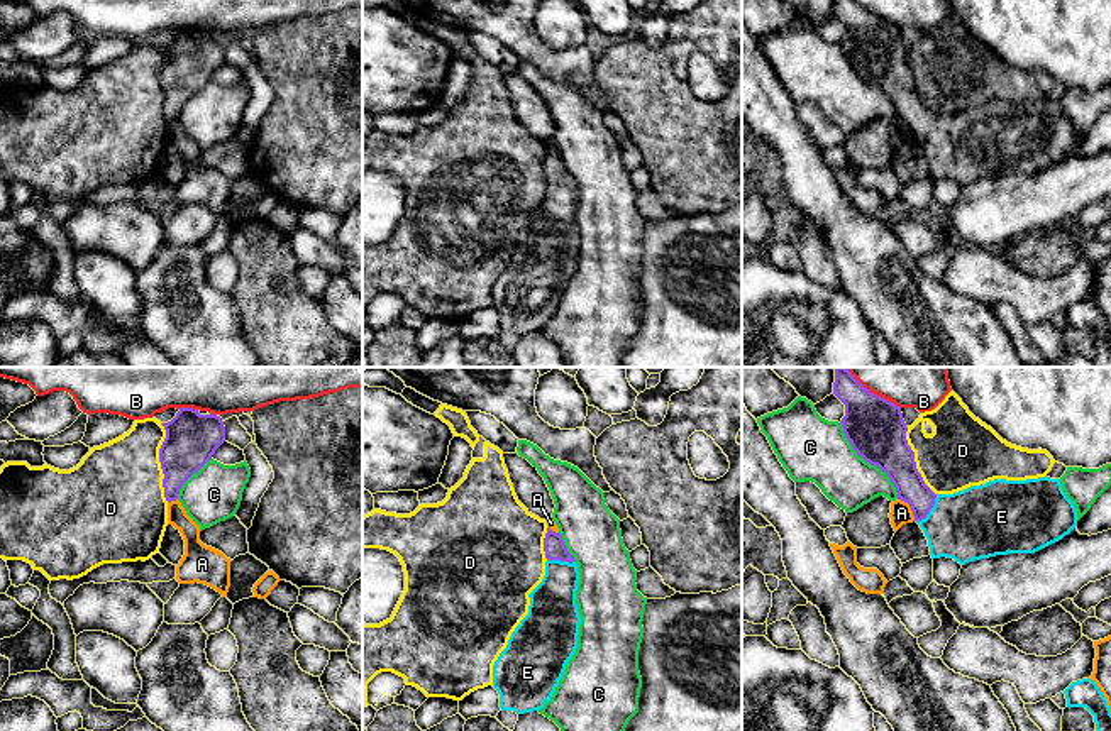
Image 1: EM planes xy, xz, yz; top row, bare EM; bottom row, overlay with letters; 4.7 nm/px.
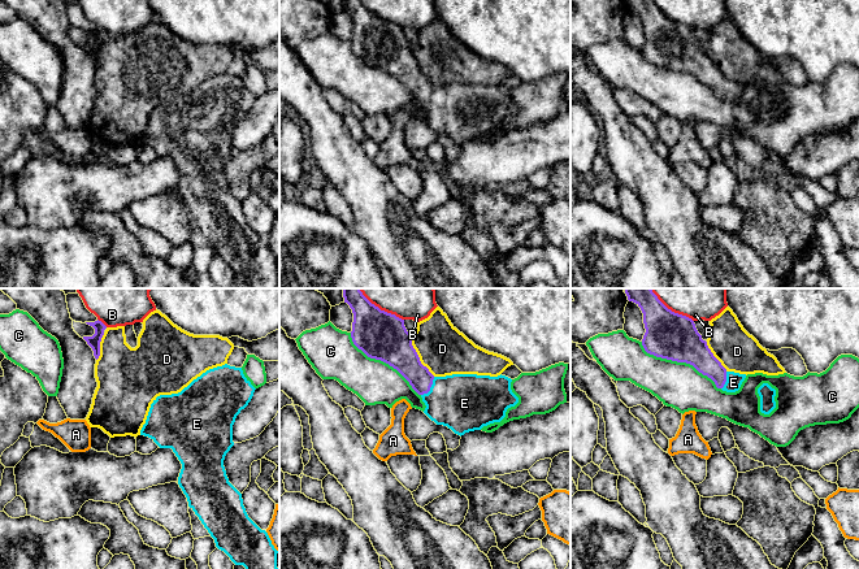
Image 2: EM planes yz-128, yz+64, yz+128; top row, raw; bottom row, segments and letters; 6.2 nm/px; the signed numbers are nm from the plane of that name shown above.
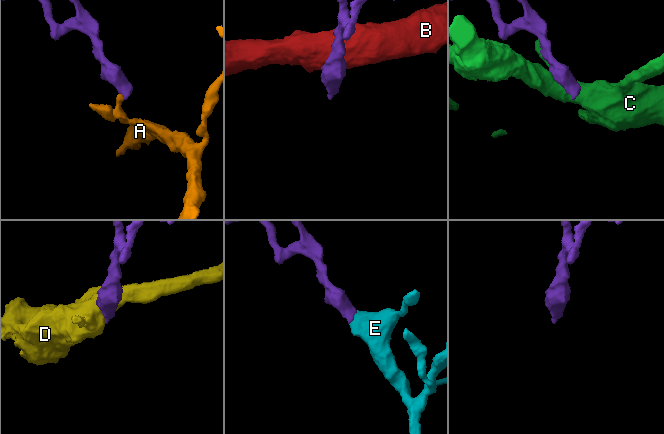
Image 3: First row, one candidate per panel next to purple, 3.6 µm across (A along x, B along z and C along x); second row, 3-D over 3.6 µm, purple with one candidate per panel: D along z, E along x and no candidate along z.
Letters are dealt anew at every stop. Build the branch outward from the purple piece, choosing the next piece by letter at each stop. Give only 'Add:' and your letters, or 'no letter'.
Add: E

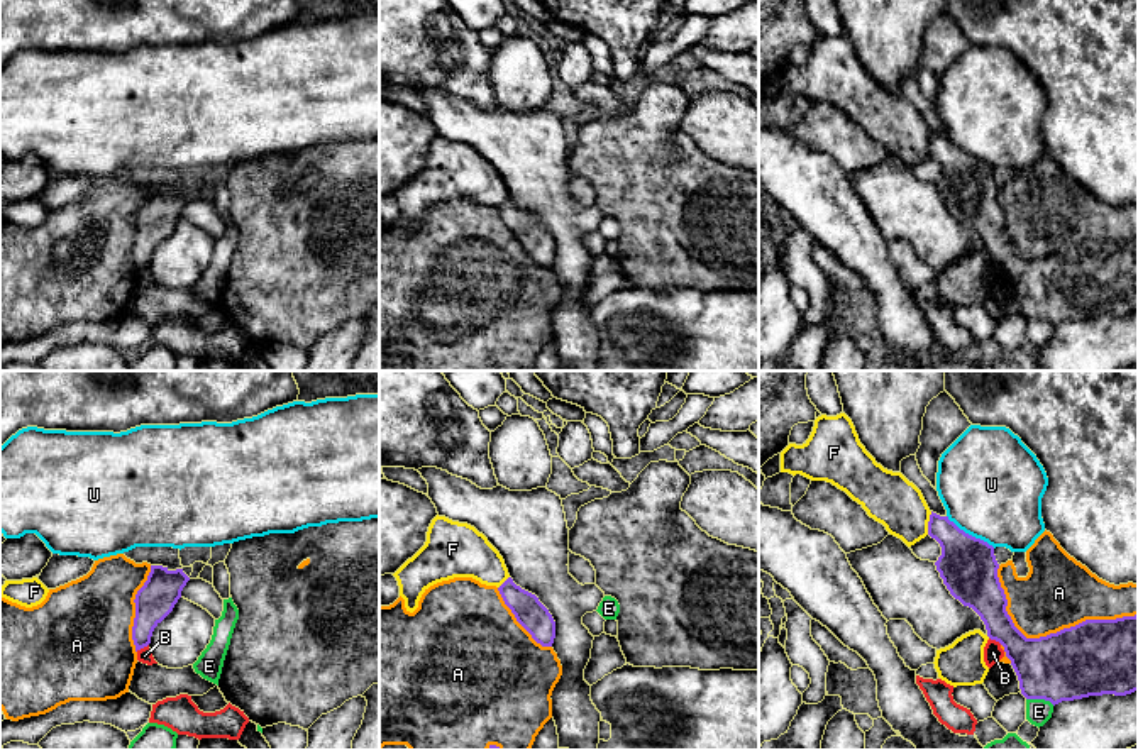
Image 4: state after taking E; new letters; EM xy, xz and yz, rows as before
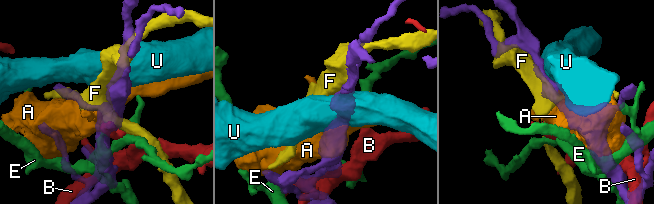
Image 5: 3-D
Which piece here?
Add: no letter

